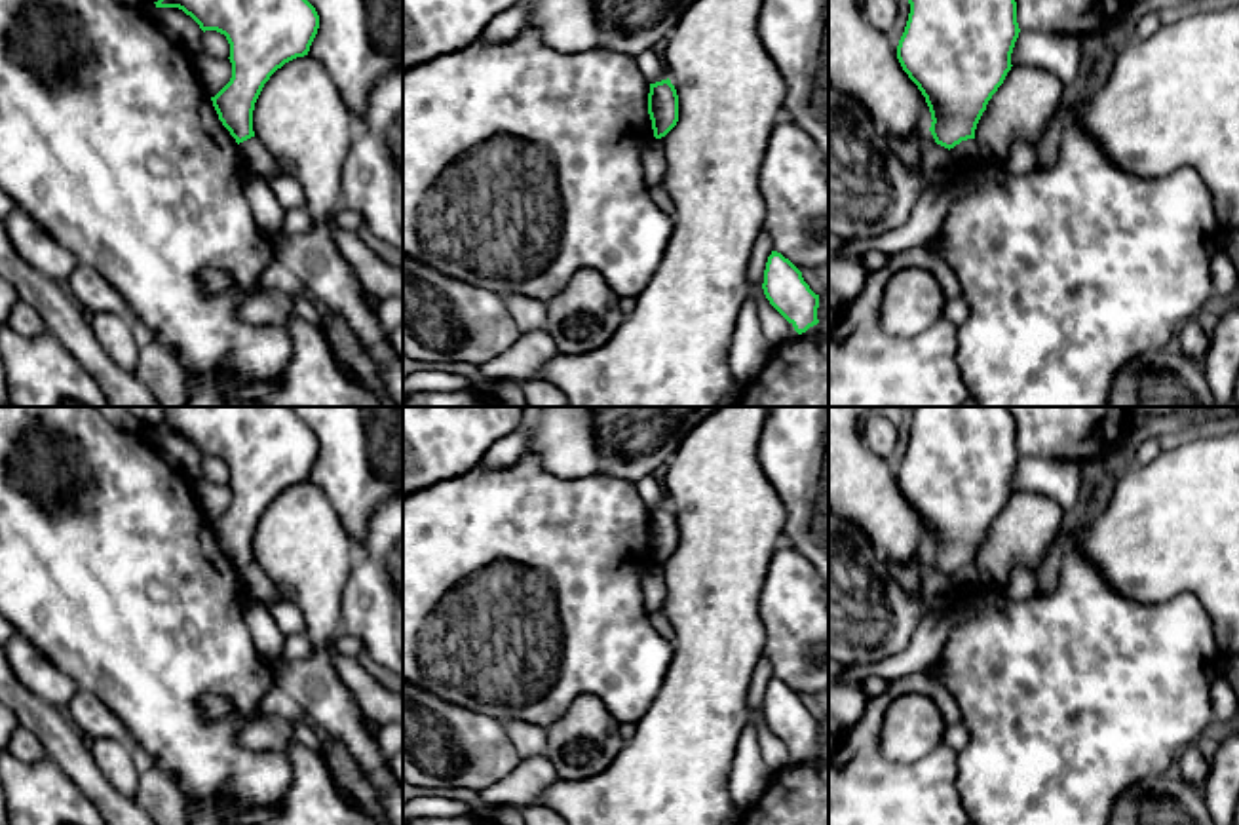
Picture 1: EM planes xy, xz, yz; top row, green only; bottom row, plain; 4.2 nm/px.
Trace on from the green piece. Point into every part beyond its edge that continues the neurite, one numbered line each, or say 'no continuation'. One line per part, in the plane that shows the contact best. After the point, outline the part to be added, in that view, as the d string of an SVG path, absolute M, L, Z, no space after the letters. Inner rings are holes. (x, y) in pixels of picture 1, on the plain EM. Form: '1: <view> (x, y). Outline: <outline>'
no continuation

